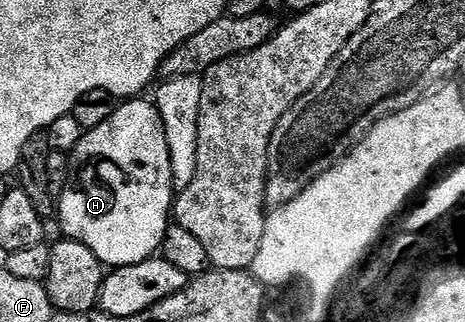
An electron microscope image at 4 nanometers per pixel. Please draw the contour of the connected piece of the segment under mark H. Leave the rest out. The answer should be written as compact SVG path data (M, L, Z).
M146 99L123 100L119 104L118 109L112 111L110 118L104 119L104 123L100 123L100 127L92 127L83 132L80 143L74 148L72 154L72 176L70 184L67 185L64 195L57 202L56 217L57 220L62 220L62 229L66 232L63 234L71 241L84 243L88 247L88 251L92 251L92 255L96 255L96 259L100 259L103 266L106 267L140 263L155 256L161 250L166 230L172 224L172 210L176 200L176 190L174 188L174 180L172 179L172 159L168 155L168 139L164 135L164 123L160 119L160 111L157 104L153 100L142 100Z

